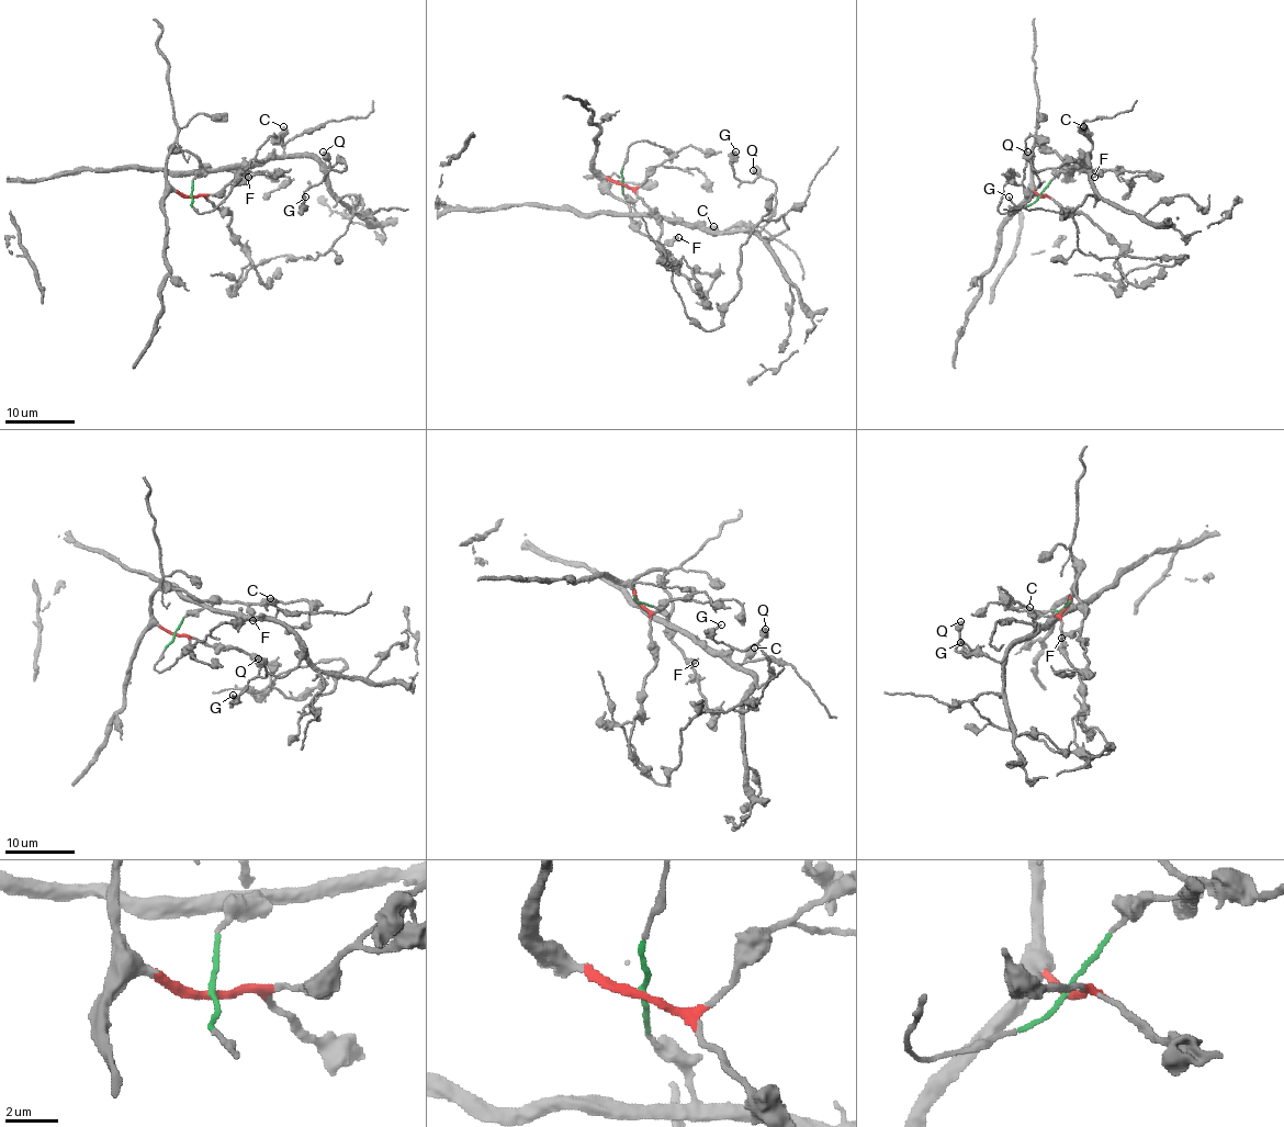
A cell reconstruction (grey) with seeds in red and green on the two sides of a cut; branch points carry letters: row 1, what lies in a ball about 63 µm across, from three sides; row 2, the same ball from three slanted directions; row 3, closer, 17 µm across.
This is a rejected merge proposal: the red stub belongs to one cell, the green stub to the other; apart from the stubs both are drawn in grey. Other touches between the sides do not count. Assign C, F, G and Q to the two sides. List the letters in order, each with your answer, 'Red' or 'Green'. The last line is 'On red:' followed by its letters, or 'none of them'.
C: Green
F: Red
G: Green
Q: Green
On red: F

